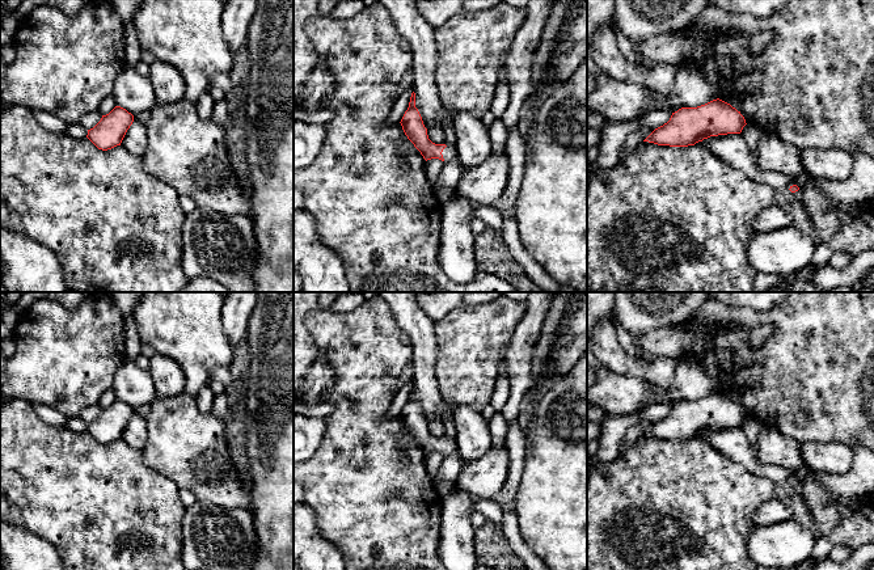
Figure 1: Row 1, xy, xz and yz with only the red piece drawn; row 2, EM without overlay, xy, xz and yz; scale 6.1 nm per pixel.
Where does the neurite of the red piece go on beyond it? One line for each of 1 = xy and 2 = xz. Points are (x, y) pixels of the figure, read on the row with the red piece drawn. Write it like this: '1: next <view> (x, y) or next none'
1: next none
2: next xz (448, 153)

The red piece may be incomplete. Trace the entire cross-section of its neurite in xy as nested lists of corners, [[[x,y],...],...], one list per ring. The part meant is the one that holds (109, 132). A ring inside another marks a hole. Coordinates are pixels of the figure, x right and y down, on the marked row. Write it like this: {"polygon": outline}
{"polygon": [[[115,106],[109,114],[90,130],[86,138],[102,151],[121,145],[127,130],[134,122],[134,115],[121,106]]]}

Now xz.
{"polygon": [[[411,93],[409,107],[405,111],[401,126],[408,139],[421,152],[423,159],[439,159],[444,162],[457,157],[456,149],[447,147],[446,144],[435,144],[428,139],[427,128],[423,124],[422,117],[415,107],[415,93]]]}

